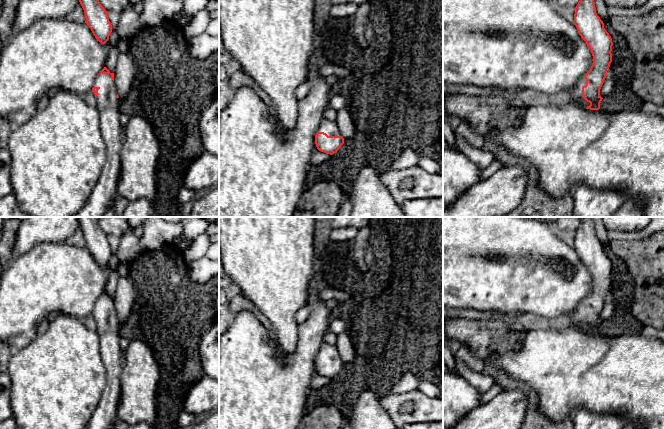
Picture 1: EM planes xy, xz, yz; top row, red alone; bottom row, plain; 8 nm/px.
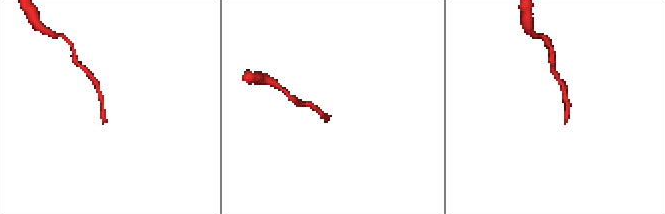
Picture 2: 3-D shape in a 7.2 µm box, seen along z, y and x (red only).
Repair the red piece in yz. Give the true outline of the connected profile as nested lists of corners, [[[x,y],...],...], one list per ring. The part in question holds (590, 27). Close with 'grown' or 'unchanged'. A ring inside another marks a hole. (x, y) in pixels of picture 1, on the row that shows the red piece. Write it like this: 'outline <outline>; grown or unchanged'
outline [[[580,0],[575,7],[574,25],[590,48],[593,63],[590,70],[578,80],[565,99],[590,110],[599,110],[602,97],[600,89],[612,62],[612,38],[596,13],[594,0]]]; grown

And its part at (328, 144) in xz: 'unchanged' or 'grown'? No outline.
grown

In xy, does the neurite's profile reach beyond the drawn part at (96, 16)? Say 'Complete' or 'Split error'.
Complete

